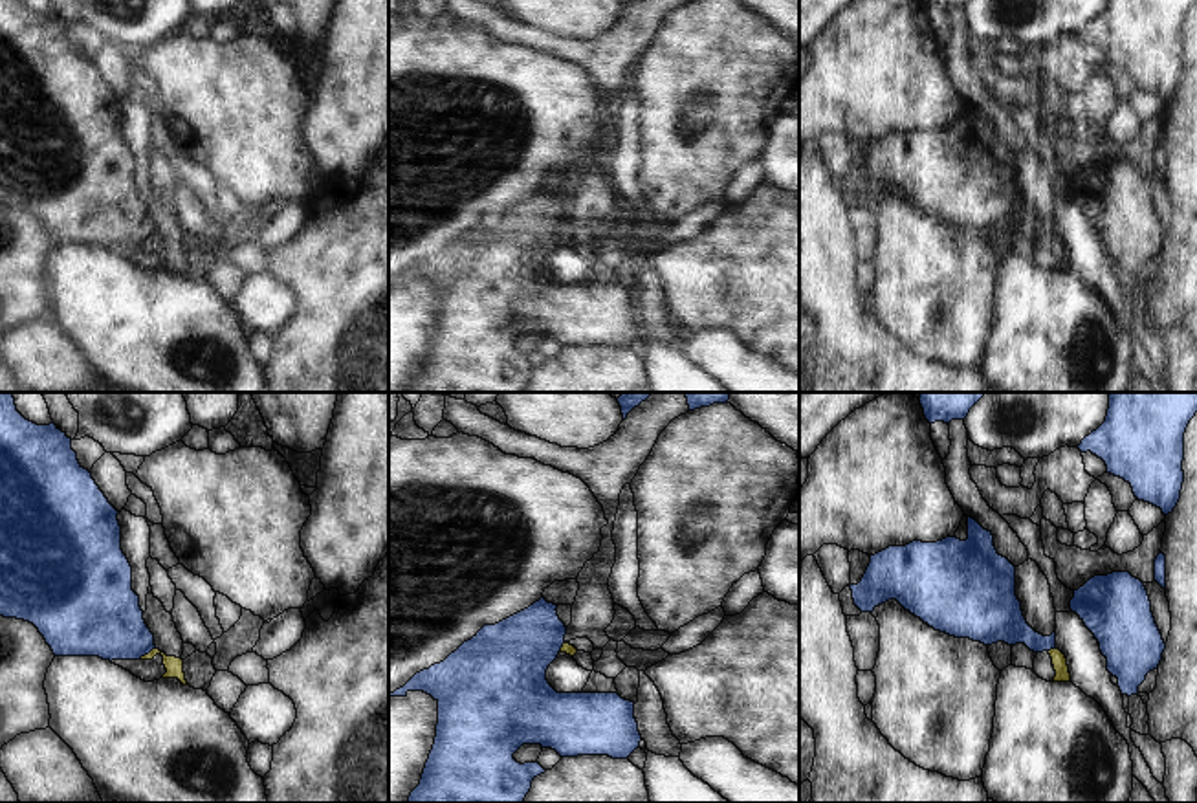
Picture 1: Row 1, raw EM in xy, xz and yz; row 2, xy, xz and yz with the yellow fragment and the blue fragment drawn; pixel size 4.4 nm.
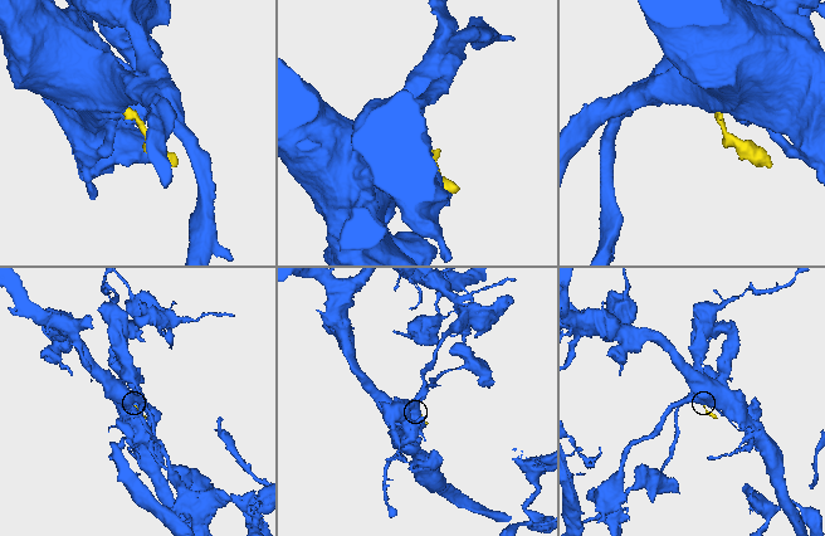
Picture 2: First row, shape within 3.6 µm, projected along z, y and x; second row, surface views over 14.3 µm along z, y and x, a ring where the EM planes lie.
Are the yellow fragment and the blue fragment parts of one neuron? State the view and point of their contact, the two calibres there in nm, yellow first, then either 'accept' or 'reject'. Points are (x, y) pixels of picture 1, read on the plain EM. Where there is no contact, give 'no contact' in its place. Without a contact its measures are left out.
contact xy (145, 244); calibres 80 and 340 nm; reject

